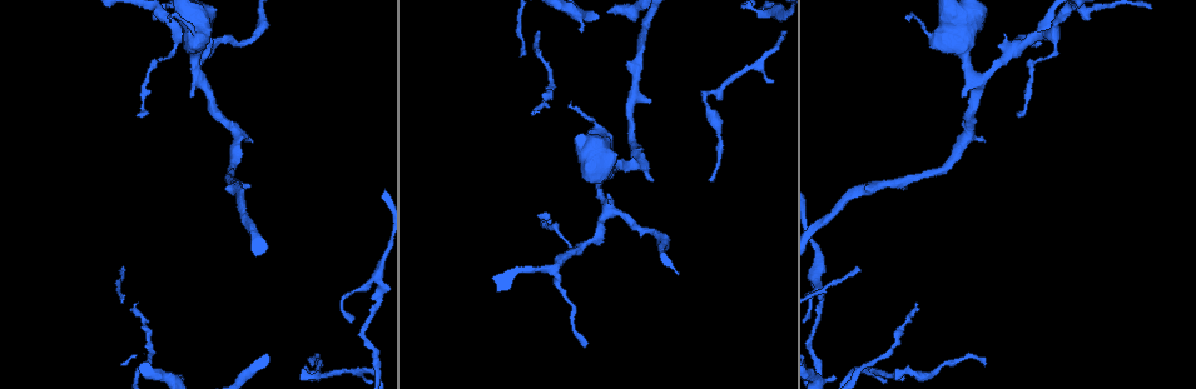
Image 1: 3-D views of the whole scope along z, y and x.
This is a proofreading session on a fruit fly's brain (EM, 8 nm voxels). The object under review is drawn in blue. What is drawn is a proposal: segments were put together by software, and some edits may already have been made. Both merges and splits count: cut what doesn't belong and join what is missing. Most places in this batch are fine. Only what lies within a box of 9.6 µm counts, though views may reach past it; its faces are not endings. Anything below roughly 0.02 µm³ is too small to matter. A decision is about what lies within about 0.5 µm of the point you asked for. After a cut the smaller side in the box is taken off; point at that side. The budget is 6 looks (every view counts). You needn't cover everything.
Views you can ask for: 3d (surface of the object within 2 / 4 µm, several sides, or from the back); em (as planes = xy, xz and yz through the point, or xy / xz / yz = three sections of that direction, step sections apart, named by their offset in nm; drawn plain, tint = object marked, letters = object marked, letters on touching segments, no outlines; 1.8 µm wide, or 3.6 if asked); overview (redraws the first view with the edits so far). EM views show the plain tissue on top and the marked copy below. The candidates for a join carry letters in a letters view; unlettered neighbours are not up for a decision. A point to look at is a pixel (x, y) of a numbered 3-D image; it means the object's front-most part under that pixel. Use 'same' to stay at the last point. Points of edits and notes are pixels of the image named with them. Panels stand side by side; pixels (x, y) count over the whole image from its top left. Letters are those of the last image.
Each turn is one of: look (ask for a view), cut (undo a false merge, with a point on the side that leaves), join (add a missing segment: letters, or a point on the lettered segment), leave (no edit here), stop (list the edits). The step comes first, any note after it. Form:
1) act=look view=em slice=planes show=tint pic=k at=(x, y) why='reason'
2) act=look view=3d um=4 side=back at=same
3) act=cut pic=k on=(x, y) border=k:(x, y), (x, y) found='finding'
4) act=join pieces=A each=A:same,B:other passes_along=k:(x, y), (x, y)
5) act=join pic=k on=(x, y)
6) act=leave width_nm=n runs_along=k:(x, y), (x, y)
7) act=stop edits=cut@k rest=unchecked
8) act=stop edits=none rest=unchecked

act=look view=3d um=2 pic=1 at=(581, 32)

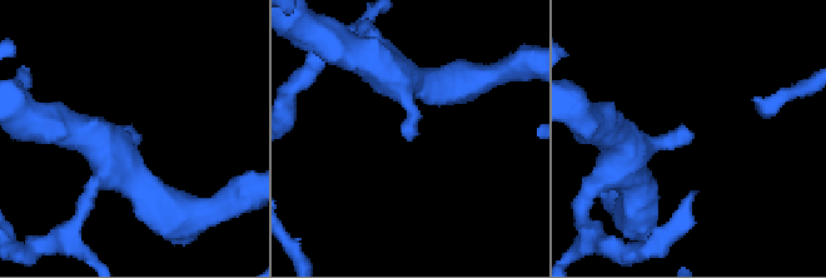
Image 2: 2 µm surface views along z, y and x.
act=look view=em slice=xy step=16 show=tint pic=2 at=(129, 130)

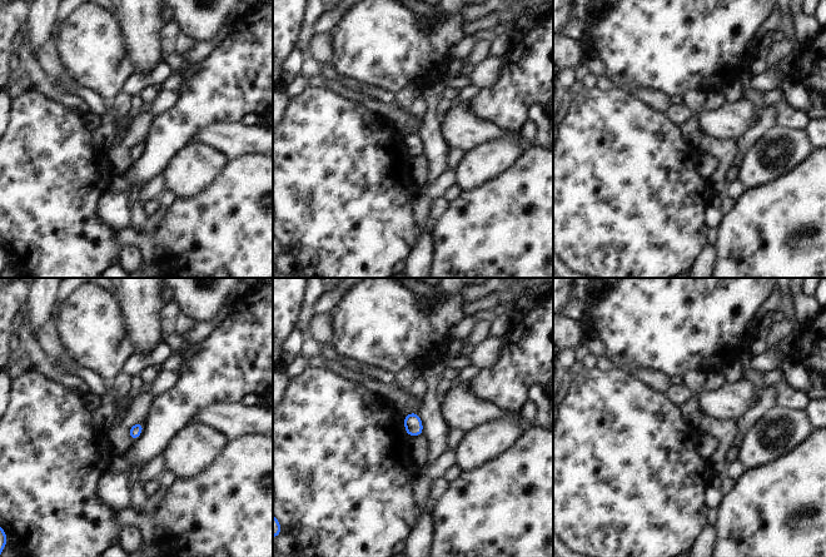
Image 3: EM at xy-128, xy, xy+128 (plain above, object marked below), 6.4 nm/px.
act=look view=em slice=xy step=16 show=letters at=same

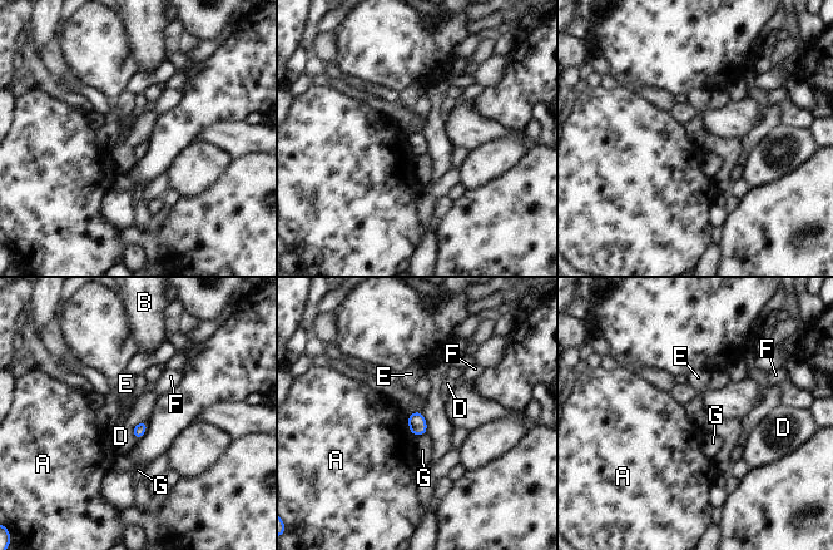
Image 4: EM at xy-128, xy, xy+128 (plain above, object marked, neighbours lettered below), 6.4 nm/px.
act=leave width_nm=80 each=A:other,B:other,D:other,E:other,F:other,G:other border=4:(407, 415), (410, 431), (417, 436) found='no lettered segment goes on from it'

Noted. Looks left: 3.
act=look view=3d um=4 pic=1 at=(1054, 34) why='branch point'

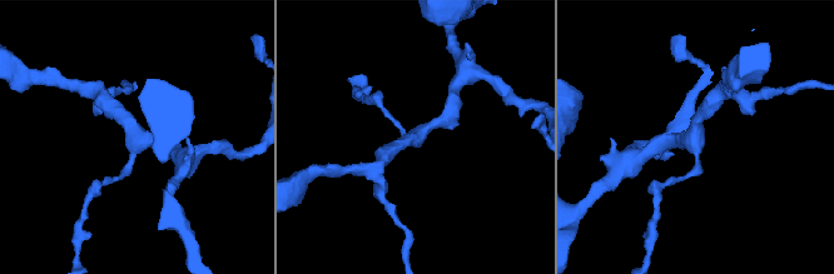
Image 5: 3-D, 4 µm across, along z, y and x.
act=look view=em um=3.6 slice=planes show=letters pic=5 at=(693, 137) arms=3

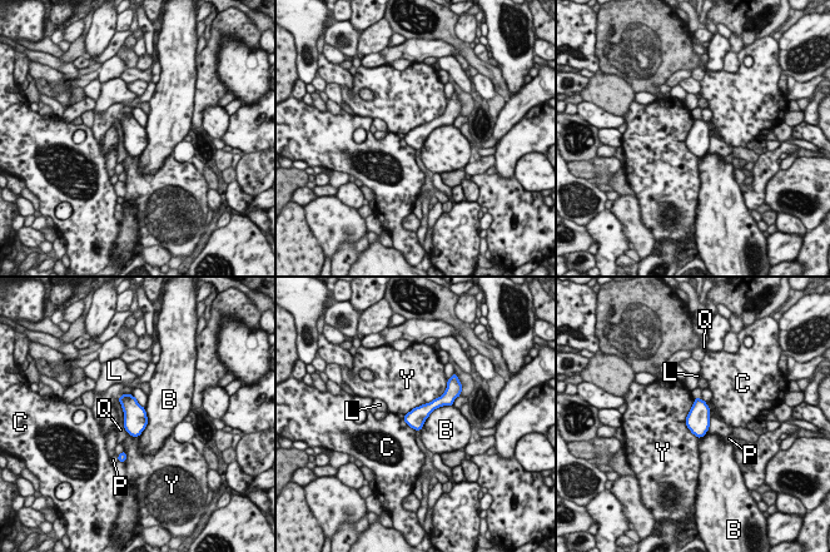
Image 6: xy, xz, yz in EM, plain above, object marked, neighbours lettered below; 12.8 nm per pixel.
act=leave width_nm=240 longest_contact=Y:650nm each=B:other,C:other,L:other,P:other,Q:other,Y:other found='all the same neuron'

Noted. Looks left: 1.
act=look view=em slice=planes show=letters pic=1 at=(909, 22) why='an open end'

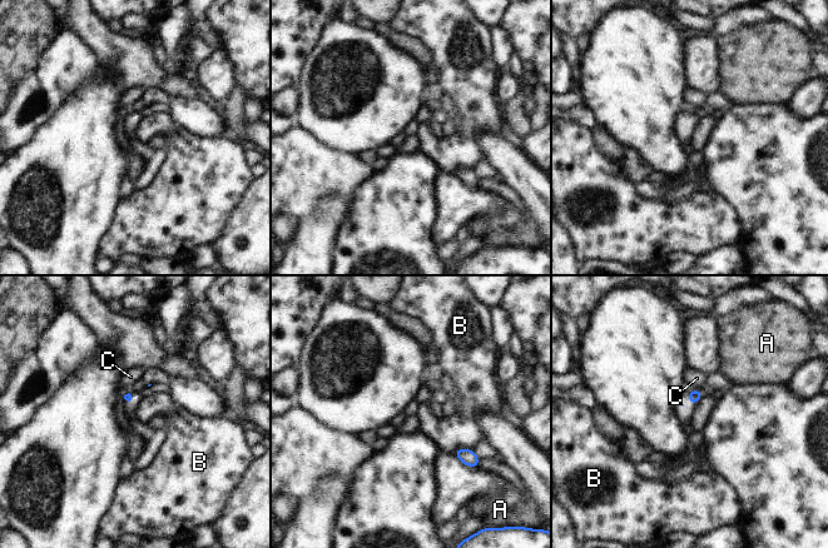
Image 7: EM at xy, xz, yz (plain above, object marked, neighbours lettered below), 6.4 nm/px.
act=leave longest_contact=B:130nm each=A:other,B:other,C:other border=7:(472, 448), (457, 448), (454, 454) found='none of them fits'

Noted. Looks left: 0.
act=stop edits=none rest=unchecked

